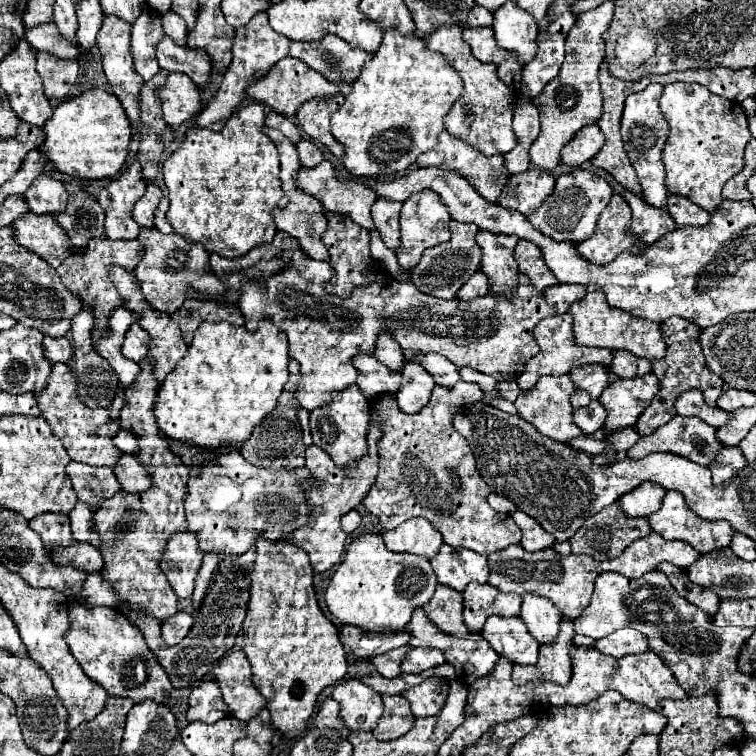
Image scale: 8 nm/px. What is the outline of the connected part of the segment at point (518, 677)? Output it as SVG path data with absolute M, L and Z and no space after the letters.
M563 620L561 632L555 644L545 644L539 650L539 662L535 666L513 666L513 682L527 684L527 682L555 682L567 684L571 680L571 656L569 650L573 648L573 622Z

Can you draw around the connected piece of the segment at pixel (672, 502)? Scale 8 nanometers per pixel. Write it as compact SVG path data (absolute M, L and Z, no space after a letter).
M667 491L663 498L663 506L649 516L649 524L651 524L651 530L661 534L665 540L683 540L701 554L729 546L733 536L733 530L727 522L707 522L703 518L697 518L693 512L689 512L683 495L677 491Z

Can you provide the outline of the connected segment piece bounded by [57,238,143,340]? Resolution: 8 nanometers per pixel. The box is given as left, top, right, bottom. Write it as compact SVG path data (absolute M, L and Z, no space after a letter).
M99 238L99 240L91 240L89 242L89 250L85 250L83 254L73 254L69 256L59 268L57 268L57 274L61 276L61 282L65 284L65 288L77 296L83 298L83 304L91 306L93 308L93 314L95 314L95 334L93 338L101 338L105 334L105 320L107 316L111 314L111 310L119 308L123 302L119 298L119 292L117 288L107 282L107 274L109 274L109 266L111 264L117 264L129 272L135 270L135 266L141 262L141 254L143 254L143 248L139 244L139 240L109 240L109 238Z

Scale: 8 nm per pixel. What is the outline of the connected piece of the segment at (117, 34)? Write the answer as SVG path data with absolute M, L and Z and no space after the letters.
M105 16L103 18L103 26L97 34L97 48L101 52L103 58L103 70L105 76L113 88L113 94L119 98L119 102L123 104L131 126L135 130L133 138L137 138L137 126L139 126L139 90L143 86L143 78L133 70L133 58L131 58L131 24L129 22L121 22L113 16Z

